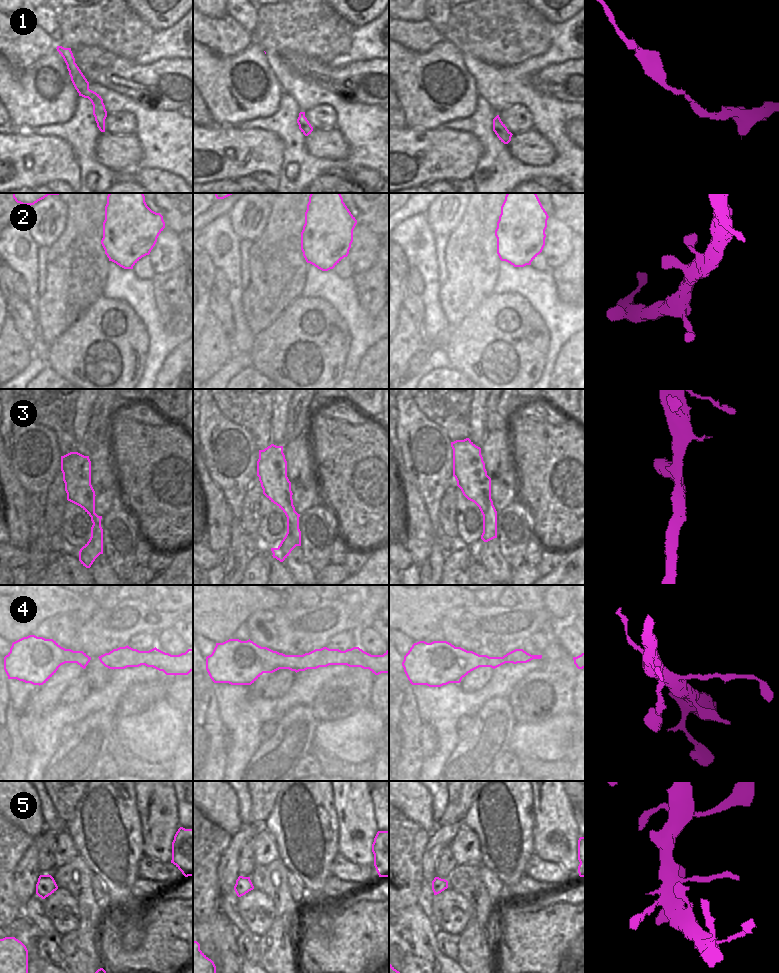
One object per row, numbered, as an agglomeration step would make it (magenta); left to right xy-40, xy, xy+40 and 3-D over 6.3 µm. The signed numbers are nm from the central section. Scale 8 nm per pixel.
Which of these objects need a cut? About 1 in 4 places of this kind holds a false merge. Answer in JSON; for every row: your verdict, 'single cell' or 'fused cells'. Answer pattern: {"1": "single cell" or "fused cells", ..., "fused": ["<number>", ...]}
{"1": "single cell", "2": "single cell", "3": "single cell", "4": "single cell", "5": "single cell", "fused": []}

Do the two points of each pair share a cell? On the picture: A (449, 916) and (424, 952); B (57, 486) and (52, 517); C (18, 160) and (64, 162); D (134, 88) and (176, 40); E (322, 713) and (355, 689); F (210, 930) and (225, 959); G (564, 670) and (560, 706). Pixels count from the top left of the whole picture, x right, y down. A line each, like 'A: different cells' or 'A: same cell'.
A: different cells
B: same cell
C: same cell
D: different cells
E: same cell
F: same cell
G: same cell

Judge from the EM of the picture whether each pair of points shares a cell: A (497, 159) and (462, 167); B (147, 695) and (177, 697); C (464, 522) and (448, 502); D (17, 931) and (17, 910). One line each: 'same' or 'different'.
A: different
B: different
C: different
D: different

